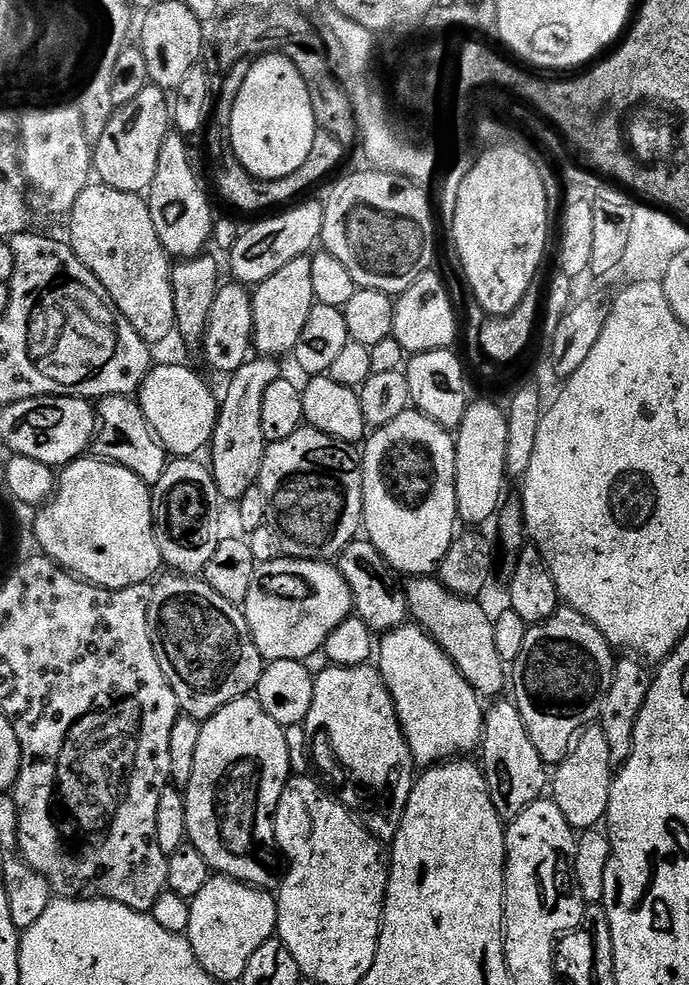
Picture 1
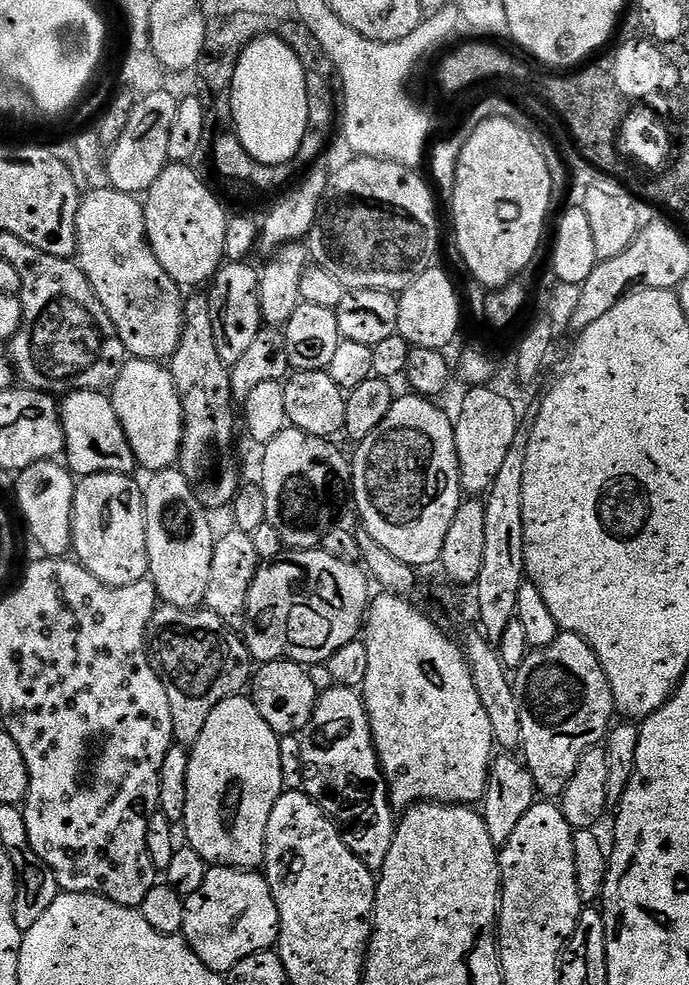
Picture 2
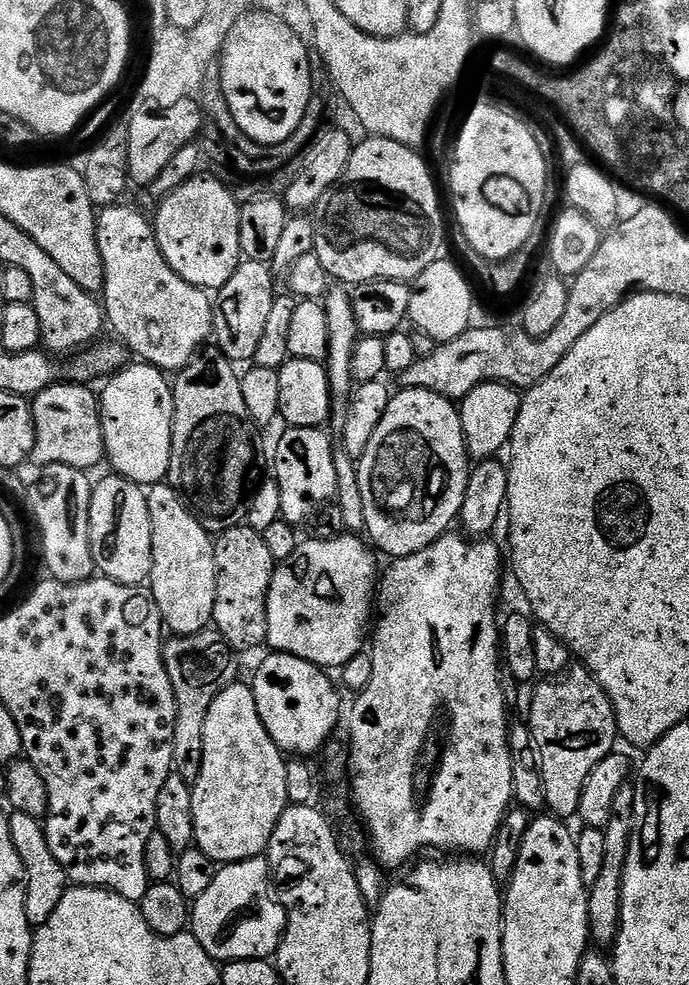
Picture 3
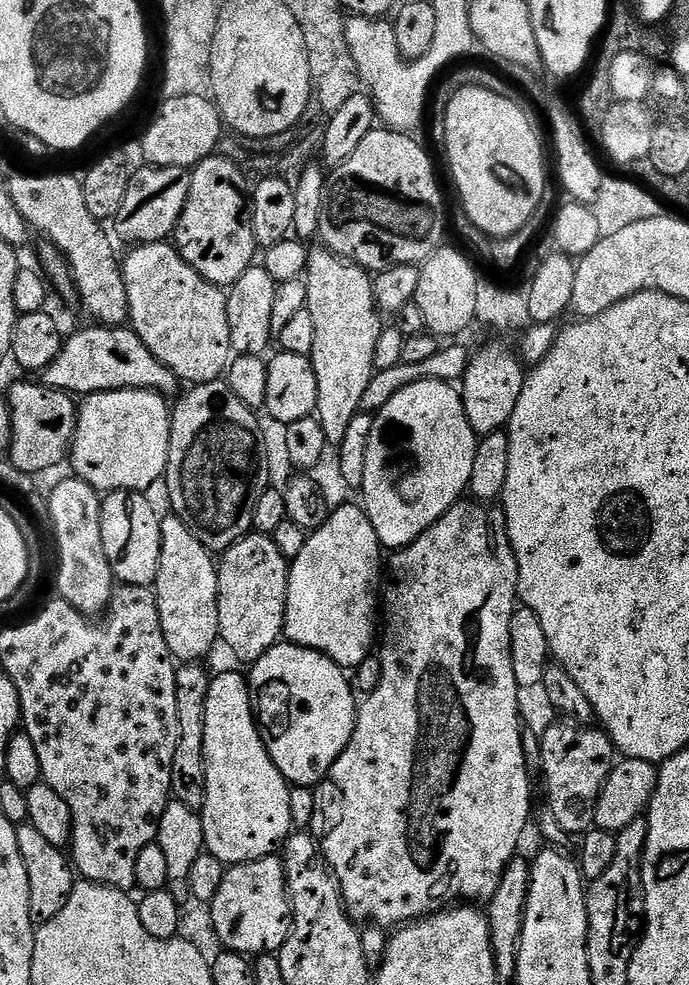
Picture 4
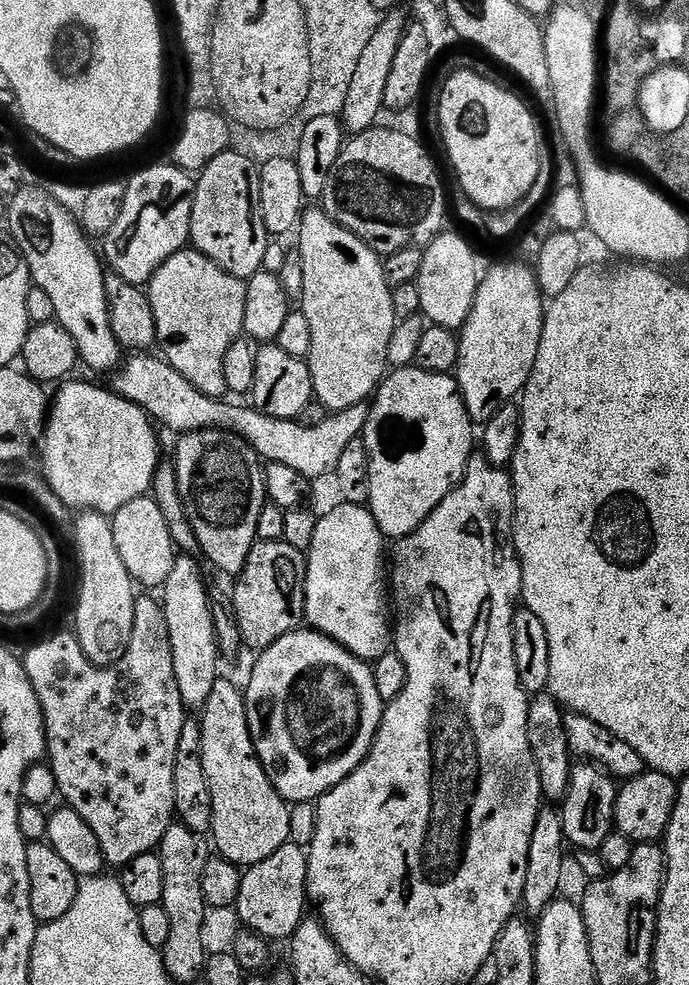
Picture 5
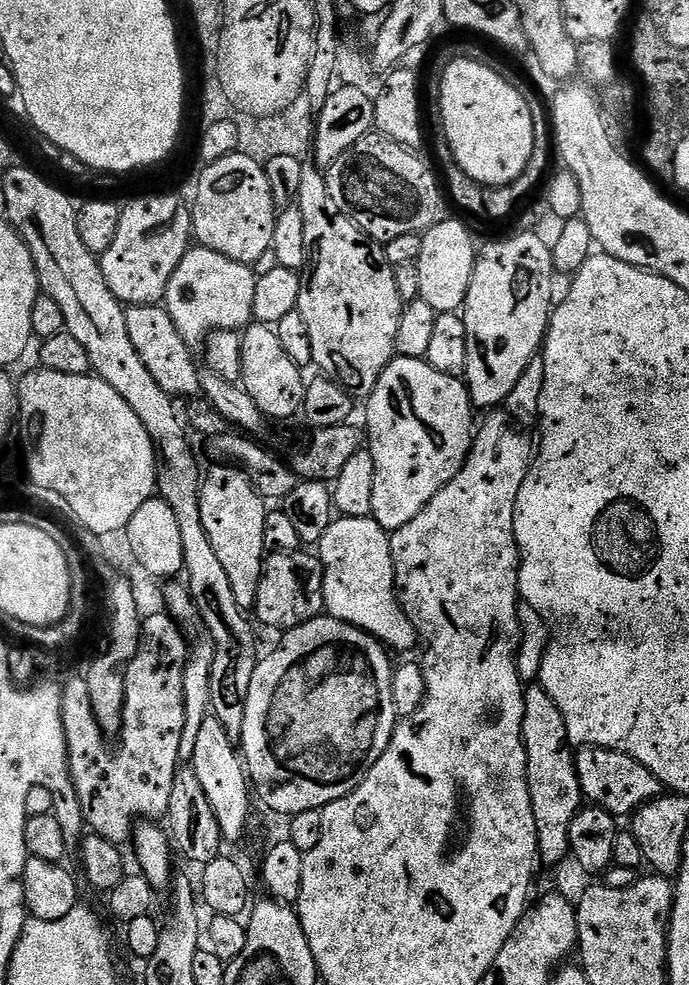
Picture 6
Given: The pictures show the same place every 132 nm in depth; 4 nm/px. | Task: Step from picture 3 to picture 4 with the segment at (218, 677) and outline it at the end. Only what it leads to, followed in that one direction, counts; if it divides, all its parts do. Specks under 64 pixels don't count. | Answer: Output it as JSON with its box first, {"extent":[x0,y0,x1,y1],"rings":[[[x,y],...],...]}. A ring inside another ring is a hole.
{"extent":[170,662,210,812],"rings":[[[184,662],[176,669],[176,697],[178,698],[178,726],[180,737],[174,750],[174,762],[170,782],[171,799],[190,806],[190,810],[200,812],[206,802],[206,762],[204,743],[206,742],[206,694],[210,672],[200,662]]]}

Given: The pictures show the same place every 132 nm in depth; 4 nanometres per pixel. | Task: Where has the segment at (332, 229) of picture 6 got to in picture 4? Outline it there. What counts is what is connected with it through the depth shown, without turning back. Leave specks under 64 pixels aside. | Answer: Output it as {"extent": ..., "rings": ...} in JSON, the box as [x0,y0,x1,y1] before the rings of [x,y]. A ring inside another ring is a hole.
{"extent":[306,246,382,446],"rings":[[[323,246],[313,247],[308,253],[306,283],[307,309],[310,318],[314,318],[314,350],[310,359],[318,378],[318,402],[314,419],[322,426],[325,445],[339,446],[342,438],[346,438],[346,430],[350,430],[350,422],[354,422],[360,412],[362,394],[366,394],[366,386],[370,386],[374,375],[374,346],[378,346],[382,313],[372,297],[372,276],[352,261],[335,256]]]}

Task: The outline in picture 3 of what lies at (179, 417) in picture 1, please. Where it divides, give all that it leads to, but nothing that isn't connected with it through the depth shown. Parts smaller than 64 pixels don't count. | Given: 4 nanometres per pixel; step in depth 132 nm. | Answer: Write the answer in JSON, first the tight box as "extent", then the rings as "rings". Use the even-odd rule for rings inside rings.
{"extent":[98,362,174,486],"rings":[[[132,362],[111,377],[98,396],[107,463],[112,463],[115,475],[141,486],[161,483],[172,457],[174,398],[169,377],[164,376],[153,364]]]}

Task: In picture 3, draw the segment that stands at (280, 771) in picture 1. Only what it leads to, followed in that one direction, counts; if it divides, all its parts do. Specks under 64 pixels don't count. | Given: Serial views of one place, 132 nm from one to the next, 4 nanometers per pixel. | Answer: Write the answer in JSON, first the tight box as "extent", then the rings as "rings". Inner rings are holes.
{"extent":[192,682,289,865],"rings":[[[237,682],[226,686],[218,698],[210,706],[206,714],[206,726],[204,727],[204,757],[202,758],[202,770],[198,778],[192,784],[192,813],[194,814],[194,834],[196,835],[194,844],[206,853],[211,860],[215,860],[217,865],[237,864],[243,860],[252,860],[255,856],[264,856],[268,850],[268,843],[282,818],[284,809],[289,807],[288,795],[286,794],[286,766],[288,760],[285,753],[280,751],[280,747],[273,742],[262,718],[258,714],[258,706],[254,702],[254,694],[247,683]]]}

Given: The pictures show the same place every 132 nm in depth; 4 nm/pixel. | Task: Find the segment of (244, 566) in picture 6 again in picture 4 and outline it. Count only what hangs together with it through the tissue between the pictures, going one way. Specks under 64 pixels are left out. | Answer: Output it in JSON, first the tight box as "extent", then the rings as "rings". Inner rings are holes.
{"extent":[166,379,269,554],"rings":[[[227,379],[211,380],[205,384],[194,384],[187,389],[189,392],[181,398],[171,409],[172,429],[170,430],[170,450],[168,451],[168,470],[166,481],[168,480],[168,500],[172,503],[171,511],[182,522],[186,522],[188,529],[206,546],[209,552],[213,554],[222,554],[230,546],[234,546],[242,539],[243,536],[249,535],[253,531],[252,523],[254,522],[254,506],[258,506],[258,498],[262,498],[265,488],[269,487],[268,480],[268,460],[264,457],[264,444],[260,441],[260,424],[256,421],[257,413],[238,398],[230,390]]]}

